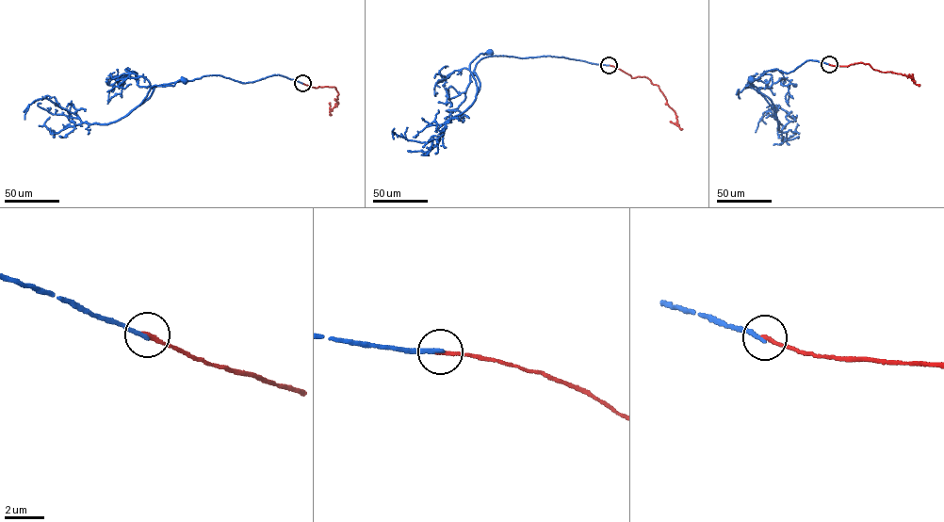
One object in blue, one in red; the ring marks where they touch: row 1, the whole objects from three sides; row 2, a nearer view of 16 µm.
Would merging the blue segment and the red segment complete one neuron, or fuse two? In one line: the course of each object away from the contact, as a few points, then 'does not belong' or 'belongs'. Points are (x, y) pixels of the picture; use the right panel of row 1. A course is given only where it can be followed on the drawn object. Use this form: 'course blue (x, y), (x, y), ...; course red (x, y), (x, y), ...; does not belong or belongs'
course blue (829, 64), (810, 59), (788, 73), (776, 69), (768, 71), (752, 81), (756, 89), (746, 87), (751, 79); course red (829, 64), (868, 63), (882, 72), (913, 78), (914, 83), (908, 74); does not belong

